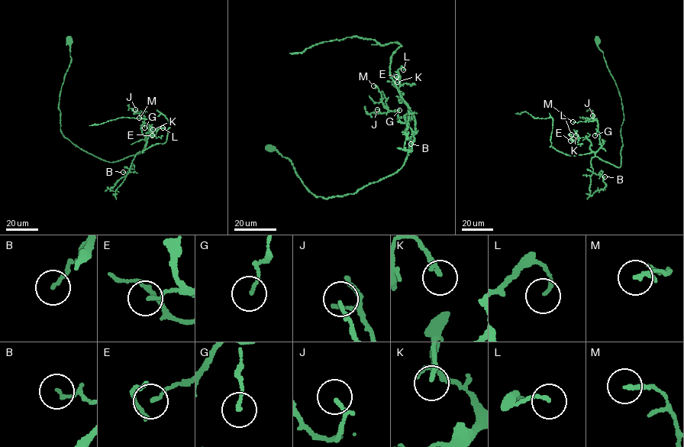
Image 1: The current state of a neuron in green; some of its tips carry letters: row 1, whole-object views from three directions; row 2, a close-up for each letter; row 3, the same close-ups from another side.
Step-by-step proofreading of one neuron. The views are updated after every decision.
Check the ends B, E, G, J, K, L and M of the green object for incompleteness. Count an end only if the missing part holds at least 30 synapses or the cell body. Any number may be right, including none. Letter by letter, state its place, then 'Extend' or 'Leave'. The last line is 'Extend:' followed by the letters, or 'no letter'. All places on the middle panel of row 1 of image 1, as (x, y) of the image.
B: Place: (411, 144). Leave
E: Place: (396, 76). Leave
G: Place: (399, 110). Leave
J: Place: (377, 109). Leave
K: Place: (397, 82). Leave
L: Place: (403, 69). Leave
M: Place: (373, 85). Leave
Extend: no letter

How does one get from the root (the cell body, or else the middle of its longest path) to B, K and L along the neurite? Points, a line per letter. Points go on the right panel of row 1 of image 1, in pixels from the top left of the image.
B: (597, 40), (617, 88), (624, 115), (621, 166), (592, 157), (593, 172), (604, 176)
K: (597, 40), (622, 105), (621, 166), (616, 167), (600, 160), (589, 147), (590, 141), (576, 132), (575, 135)
L: (597, 40), (622, 105), (621, 166), (600, 160), (586, 137), (574, 140), (571, 134)

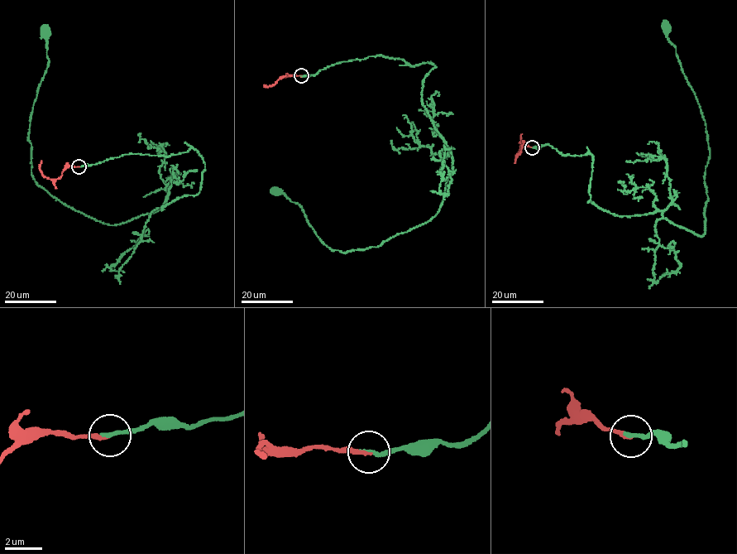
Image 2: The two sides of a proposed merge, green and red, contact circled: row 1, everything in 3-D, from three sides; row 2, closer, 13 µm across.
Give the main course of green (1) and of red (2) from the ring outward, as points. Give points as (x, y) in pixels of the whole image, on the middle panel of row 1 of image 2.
1: (301, 75), (371, 55), (430, 62), (423, 105), (452, 171), (430, 219), (344, 252), (275, 191)
2: (301, 76), (287, 74), (270, 86), (265, 85)

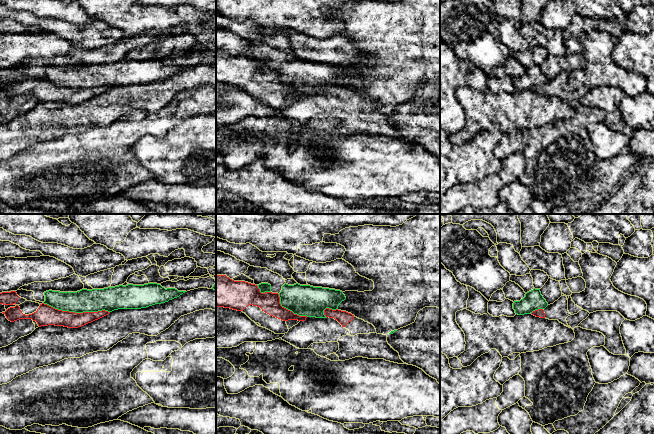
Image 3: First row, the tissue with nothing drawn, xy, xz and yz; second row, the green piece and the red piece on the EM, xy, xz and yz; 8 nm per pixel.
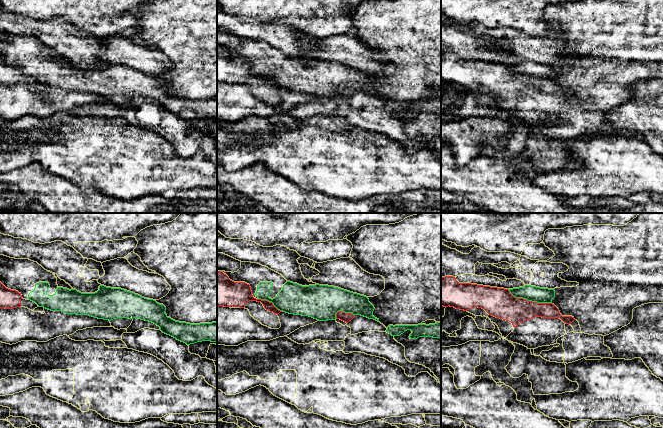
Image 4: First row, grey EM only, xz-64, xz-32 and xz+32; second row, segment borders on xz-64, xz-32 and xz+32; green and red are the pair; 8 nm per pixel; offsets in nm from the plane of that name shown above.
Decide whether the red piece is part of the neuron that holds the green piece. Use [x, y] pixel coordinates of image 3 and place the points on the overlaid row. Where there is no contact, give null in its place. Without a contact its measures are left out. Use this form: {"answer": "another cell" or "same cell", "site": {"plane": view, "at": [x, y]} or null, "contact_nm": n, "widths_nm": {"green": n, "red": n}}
{"answer": "another cell", "site": {"plane": "xy", "at": [76, 312]}, "contact_nm": 550, "widths_nm": {"green": 180, "red": 160}}

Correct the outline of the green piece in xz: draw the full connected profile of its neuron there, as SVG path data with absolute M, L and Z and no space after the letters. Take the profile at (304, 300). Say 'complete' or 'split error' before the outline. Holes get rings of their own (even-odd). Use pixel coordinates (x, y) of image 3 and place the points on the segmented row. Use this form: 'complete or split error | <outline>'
split error | M249 266L244 275L254 281L261 293L278 293L281 306L299 316L327 318L324 310L336 310L346 299L340 290L298 283L288 285L282 276L267 268Z

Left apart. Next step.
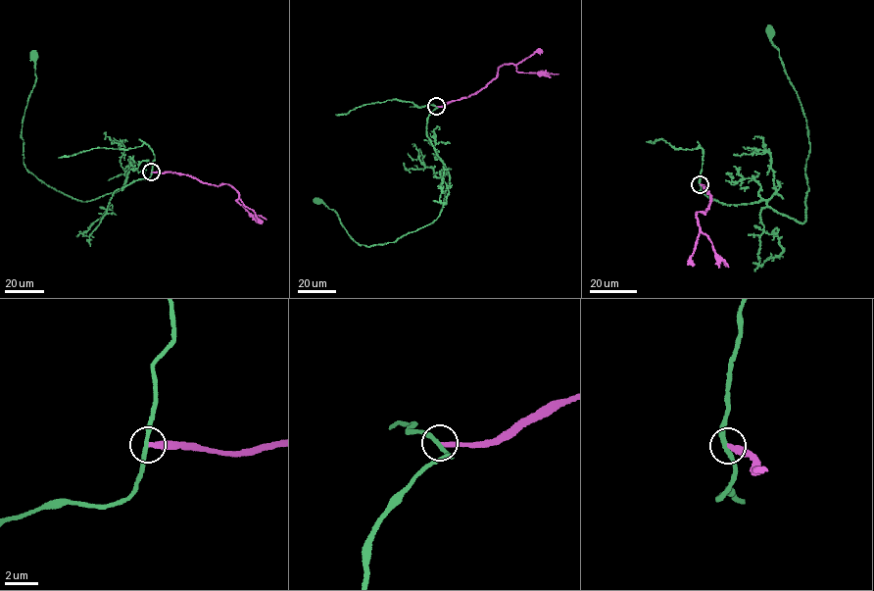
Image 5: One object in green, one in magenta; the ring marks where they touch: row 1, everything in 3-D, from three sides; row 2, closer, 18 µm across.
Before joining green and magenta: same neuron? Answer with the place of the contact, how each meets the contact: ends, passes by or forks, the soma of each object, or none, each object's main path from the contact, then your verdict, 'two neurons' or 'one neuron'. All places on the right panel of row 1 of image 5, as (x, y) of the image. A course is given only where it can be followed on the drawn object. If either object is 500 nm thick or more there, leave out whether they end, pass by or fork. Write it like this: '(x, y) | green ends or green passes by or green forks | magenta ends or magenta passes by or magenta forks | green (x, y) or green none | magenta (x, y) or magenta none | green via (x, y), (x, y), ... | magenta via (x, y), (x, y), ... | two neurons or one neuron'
(700, 184) | green passes by | magenta ends | green (770, 30) | magenta none | green via (700, 183), (698, 191), (725, 204), (765, 201), (778, 213), (804, 221), (809, 150), (806, 120), (770, 31) | magenta via (701, 184), (708, 190), (711, 201), (705, 213), (697, 212), (699, 225), (717, 255), (729, 267) | two neurons

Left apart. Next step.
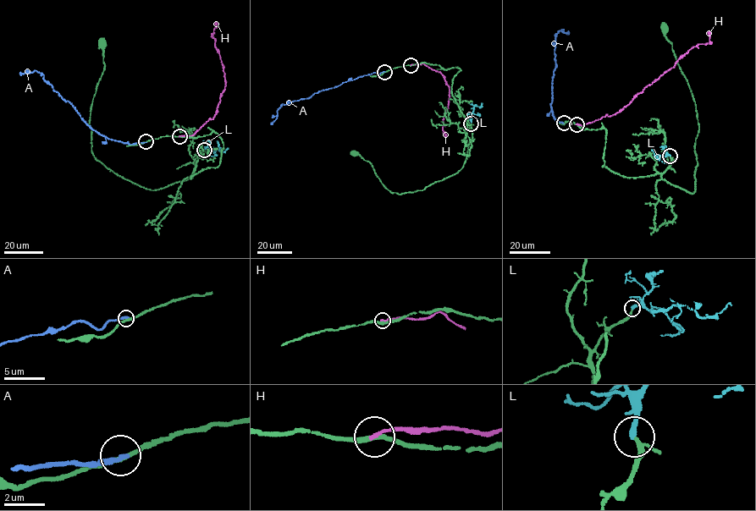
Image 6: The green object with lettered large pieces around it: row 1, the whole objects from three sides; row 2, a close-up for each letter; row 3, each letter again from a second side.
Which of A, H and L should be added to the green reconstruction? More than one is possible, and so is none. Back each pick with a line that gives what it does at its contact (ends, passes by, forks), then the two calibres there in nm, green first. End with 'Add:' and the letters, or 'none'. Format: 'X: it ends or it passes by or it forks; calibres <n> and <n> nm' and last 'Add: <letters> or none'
L: it ends; calibres 140 and 240 nm
Add: L

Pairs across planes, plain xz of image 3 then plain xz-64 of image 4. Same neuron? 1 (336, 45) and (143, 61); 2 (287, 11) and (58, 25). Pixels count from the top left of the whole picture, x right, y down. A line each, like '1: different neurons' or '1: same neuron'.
1: same neuron
2: different neurons

